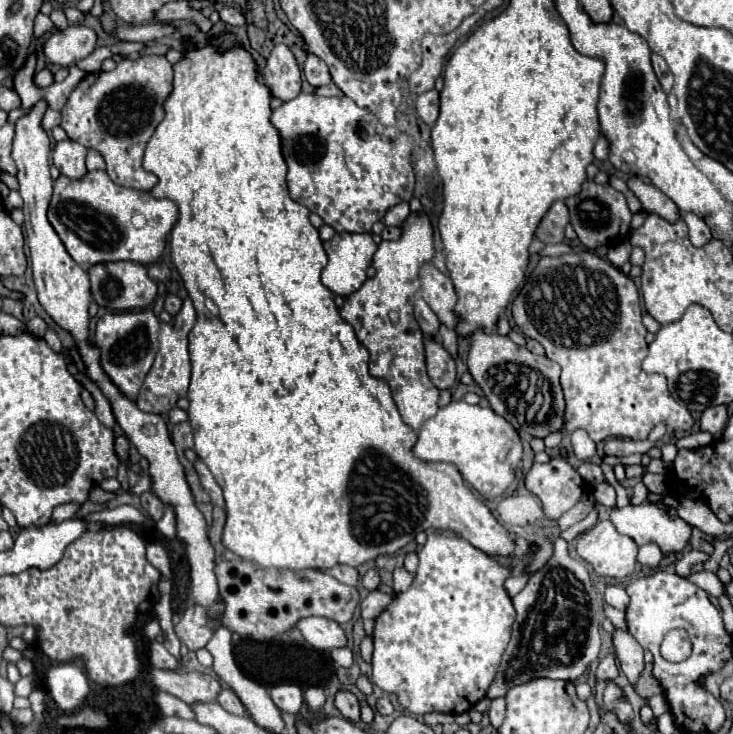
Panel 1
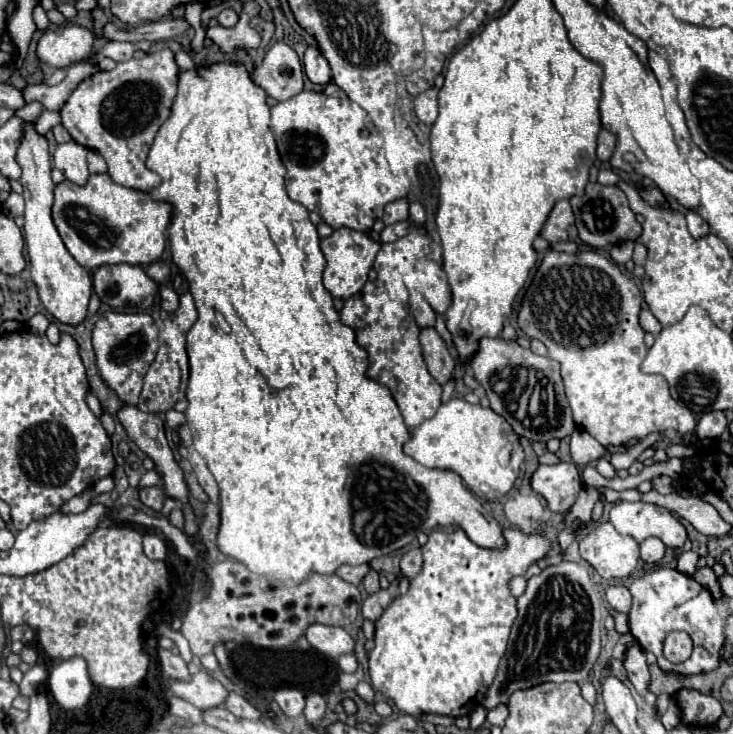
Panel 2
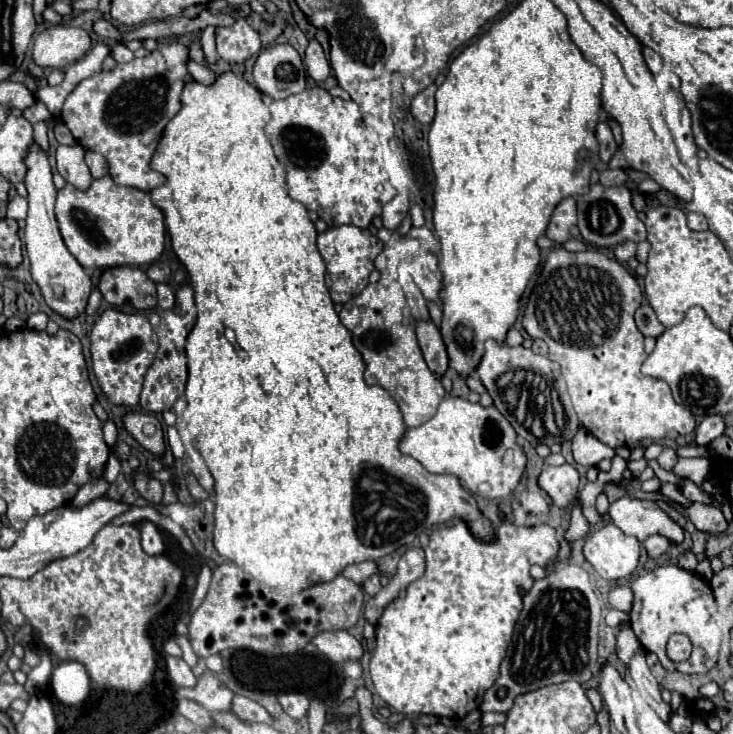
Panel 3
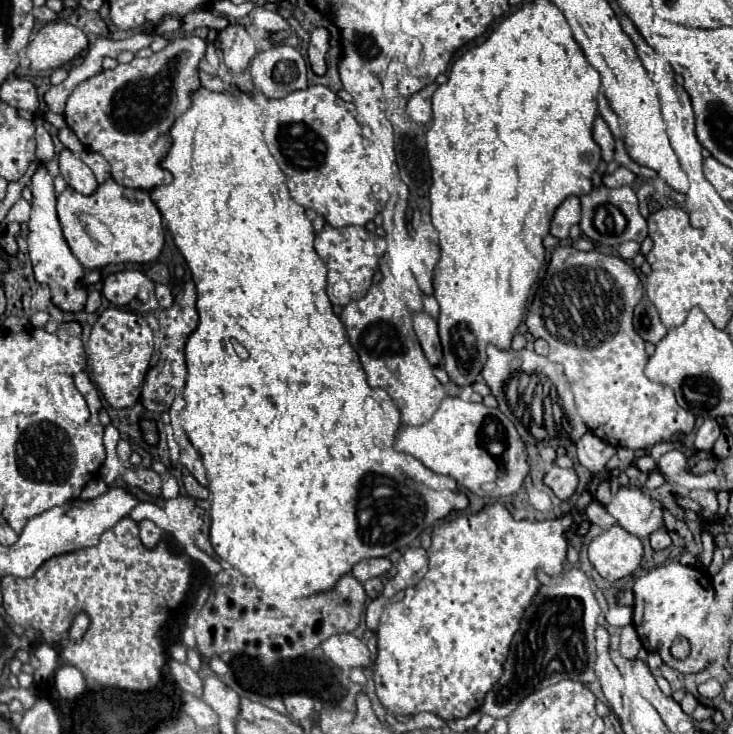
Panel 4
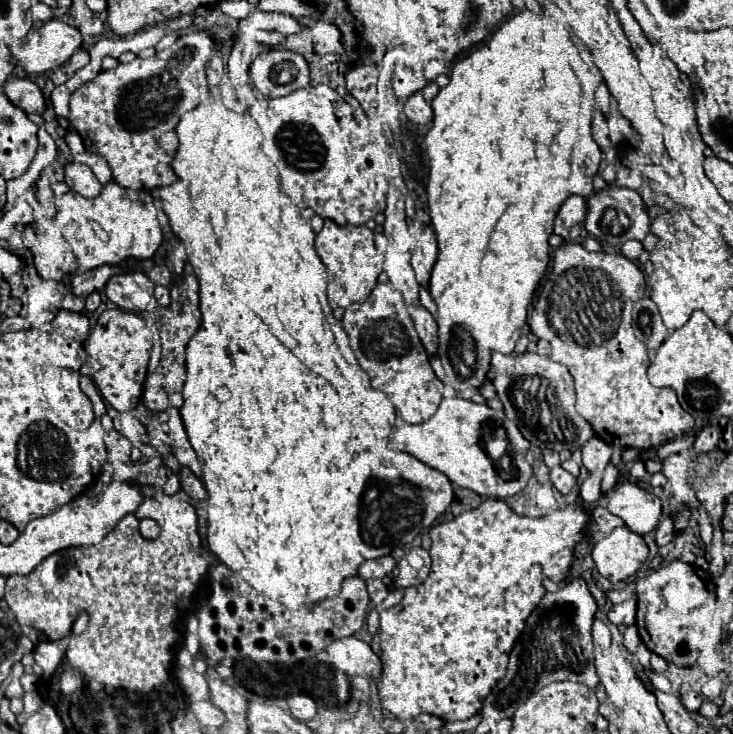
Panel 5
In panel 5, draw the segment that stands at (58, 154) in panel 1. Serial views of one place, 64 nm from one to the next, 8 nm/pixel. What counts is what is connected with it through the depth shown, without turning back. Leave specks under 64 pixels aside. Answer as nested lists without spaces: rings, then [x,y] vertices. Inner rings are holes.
[[[68,162],[64,166],[64,182],[70,186],[70,190],[82,194],[84,198],[94,198],[102,190],[102,184],[96,180],[92,170],[76,162]]]

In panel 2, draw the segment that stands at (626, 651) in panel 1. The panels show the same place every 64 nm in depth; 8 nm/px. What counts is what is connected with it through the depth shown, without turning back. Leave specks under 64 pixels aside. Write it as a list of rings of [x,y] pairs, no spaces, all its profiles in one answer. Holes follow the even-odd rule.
[[[634,644],[634,646],[628,648],[626,660],[624,660],[624,668],[626,668],[626,672],[628,672],[628,680],[630,680],[632,686],[638,690],[638,694],[644,696],[644,700],[656,710],[656,694],[652,694],[652,692],[648,690],[650,672],[648,672],[644,648],[640,648],[640,644]]]

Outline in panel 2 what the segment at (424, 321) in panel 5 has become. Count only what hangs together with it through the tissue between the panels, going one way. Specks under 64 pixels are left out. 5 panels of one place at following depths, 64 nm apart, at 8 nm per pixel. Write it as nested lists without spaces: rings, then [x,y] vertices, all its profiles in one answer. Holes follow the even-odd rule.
[[[422,328],[420,330],[420,346],[424,352],[424,362],[428,366],[428,372],[440,382],[448,382],[454,370],[454,358],[450,356],[444,340],[434,328]]]

